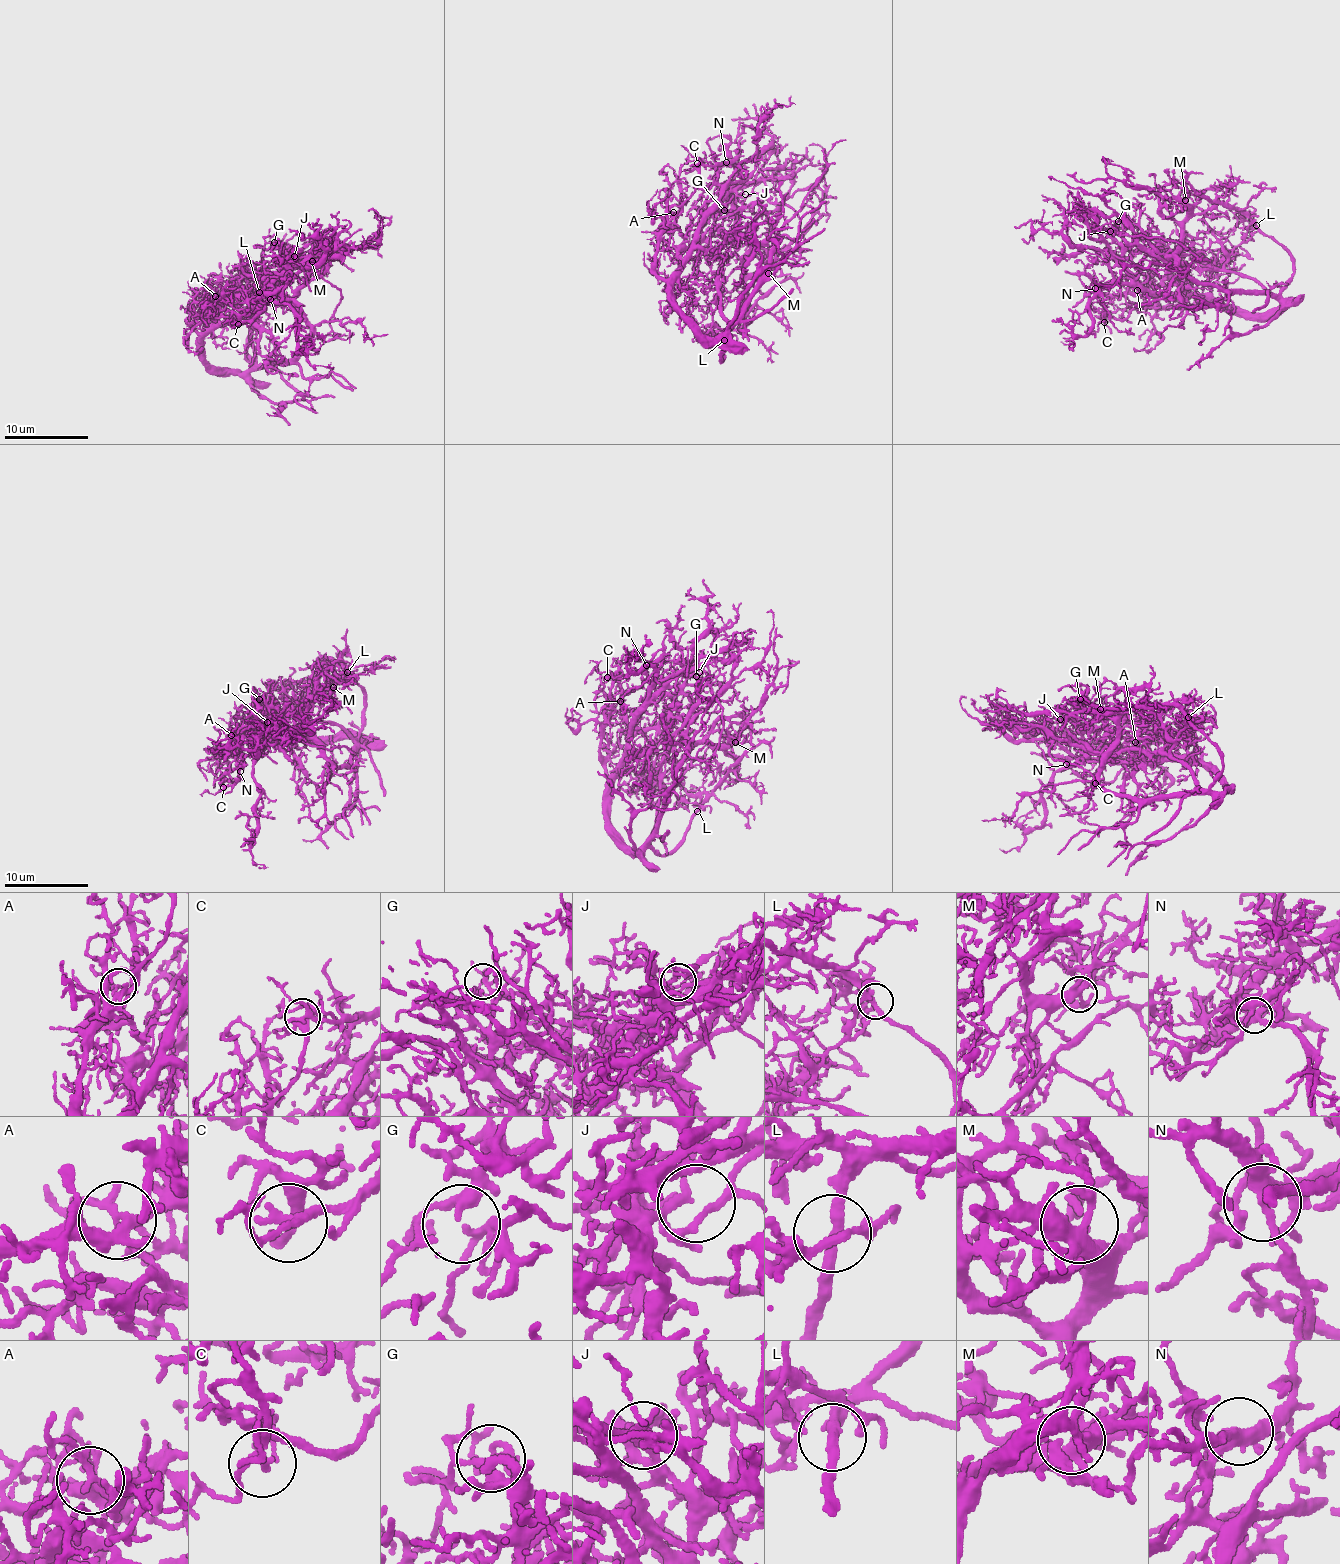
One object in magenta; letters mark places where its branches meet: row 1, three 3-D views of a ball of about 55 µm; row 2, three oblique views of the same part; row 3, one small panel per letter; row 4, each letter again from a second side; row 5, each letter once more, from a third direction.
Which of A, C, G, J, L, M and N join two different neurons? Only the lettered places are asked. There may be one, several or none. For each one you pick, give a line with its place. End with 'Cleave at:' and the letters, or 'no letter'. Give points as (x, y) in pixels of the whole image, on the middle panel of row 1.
Cleave at: no letter

